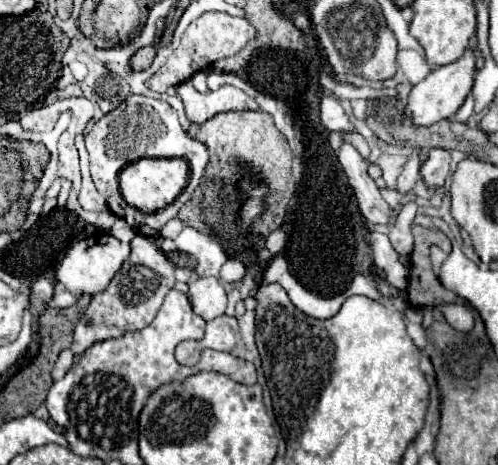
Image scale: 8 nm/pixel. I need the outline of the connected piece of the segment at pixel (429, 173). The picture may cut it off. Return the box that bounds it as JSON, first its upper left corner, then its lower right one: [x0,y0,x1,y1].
[419,148,449,190]

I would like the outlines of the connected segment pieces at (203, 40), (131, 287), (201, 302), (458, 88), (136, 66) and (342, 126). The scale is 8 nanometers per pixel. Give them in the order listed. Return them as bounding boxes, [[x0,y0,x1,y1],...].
[[145,12,255,92],[73,234,175,354],[187,268,227,320],[407,48,475,126],[129,44,155,72],[319,94,355,134]]

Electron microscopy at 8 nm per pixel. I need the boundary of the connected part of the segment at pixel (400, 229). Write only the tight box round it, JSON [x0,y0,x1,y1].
[389,202,417,258]

